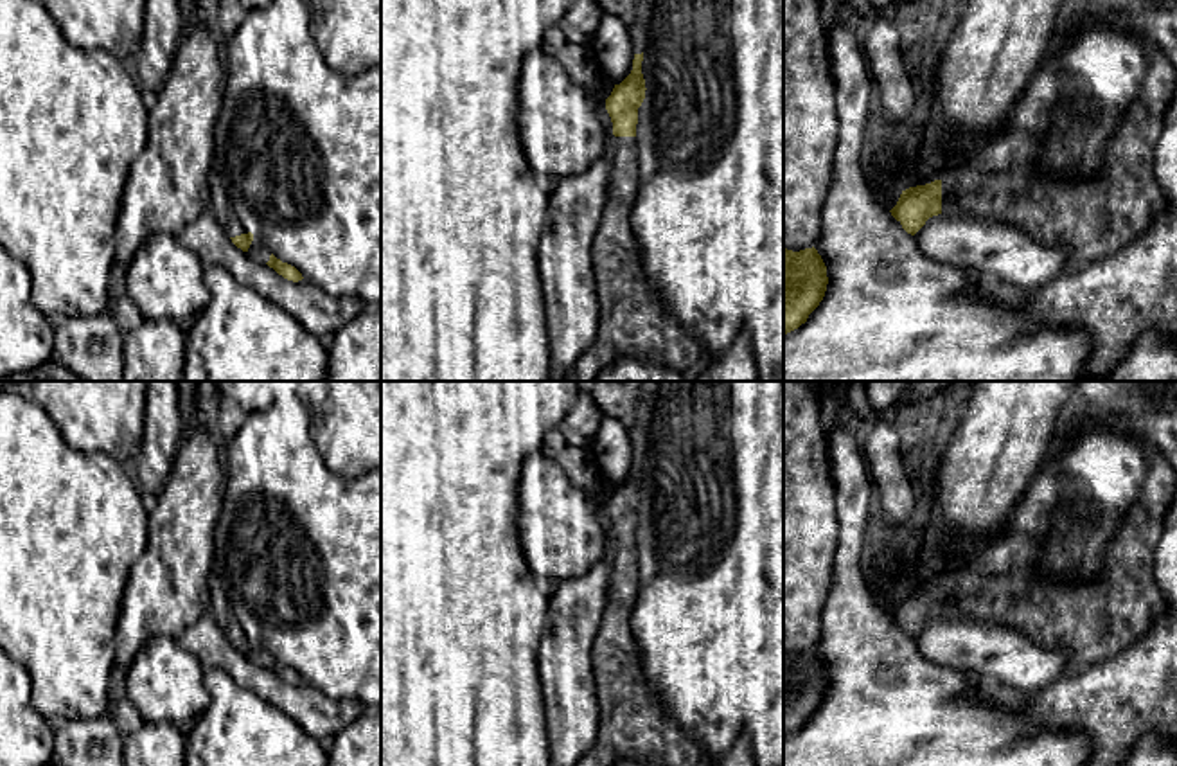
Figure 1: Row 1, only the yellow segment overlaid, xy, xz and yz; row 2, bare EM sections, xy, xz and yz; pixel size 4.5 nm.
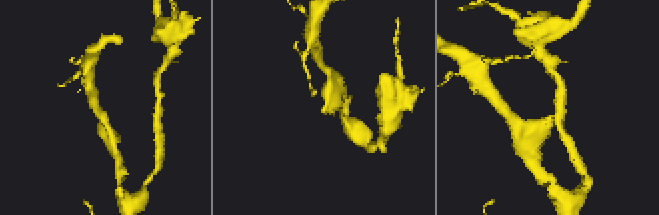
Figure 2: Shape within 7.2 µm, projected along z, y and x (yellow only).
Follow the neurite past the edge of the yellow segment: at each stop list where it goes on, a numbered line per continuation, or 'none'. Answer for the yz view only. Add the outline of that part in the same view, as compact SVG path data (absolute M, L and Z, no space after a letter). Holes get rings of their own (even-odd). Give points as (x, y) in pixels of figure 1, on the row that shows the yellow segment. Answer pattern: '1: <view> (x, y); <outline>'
1: yz (1019, 180); M1080 11L1060 25L1062 45L1096 18ZM1137 36L1146 52L1146 74L1137 97L1127 108L1107 140L1103 164L1093 176L1064 169L1057 155L1058 115L1069 99L1069 77L1062 65L1062 45L1051 50L1013 108L1012 131L988 146L985 156L958 174L942 178L942 214L972 216L1010 223L1042 245L1071 250L1067 270L1103 259L1143 236L1166 209L1166 198L1154 173L1155 149L1177 94L1177 70L1163 49L1148 36Z

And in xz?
1: xz (629, 319); M615 137L607 203L591 243L598 331L593 345L575 363L573 381L595 381L620 356L634 356L688 376L704 361L701 343L677 318L661 311L659 298L645 288L631 234L638 191L636 137Z

